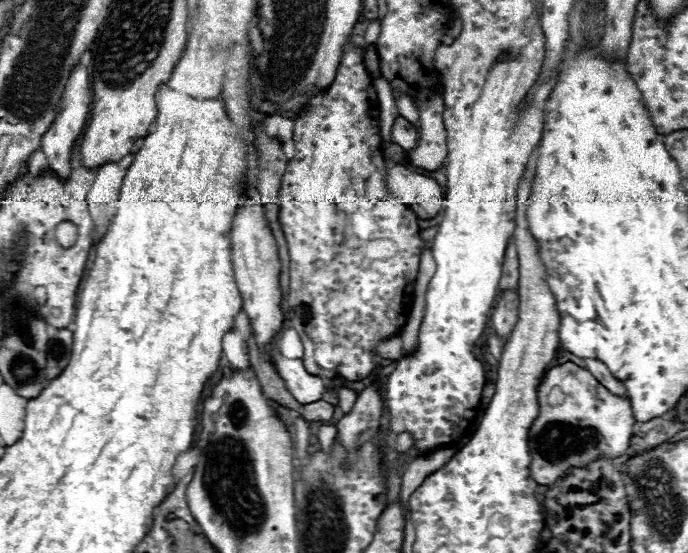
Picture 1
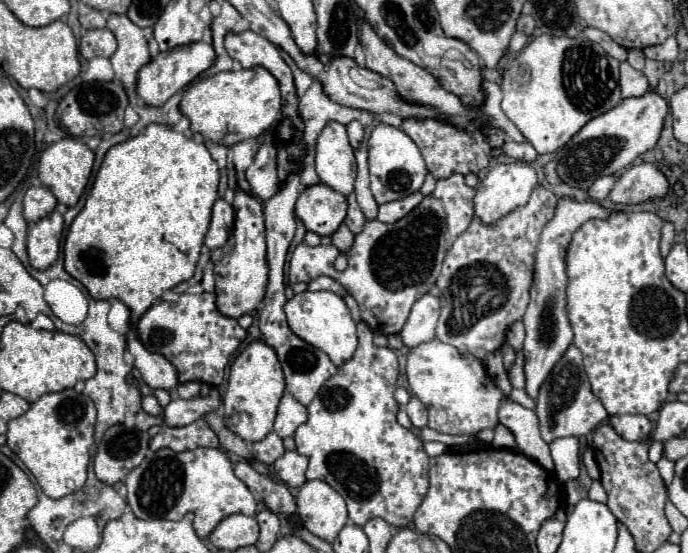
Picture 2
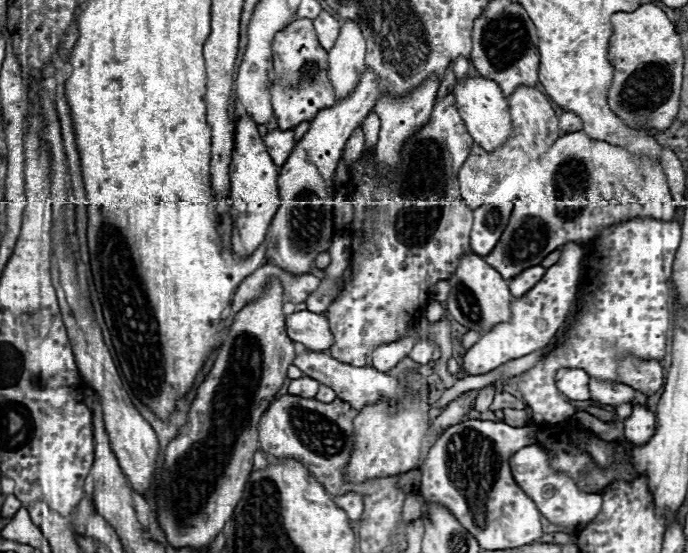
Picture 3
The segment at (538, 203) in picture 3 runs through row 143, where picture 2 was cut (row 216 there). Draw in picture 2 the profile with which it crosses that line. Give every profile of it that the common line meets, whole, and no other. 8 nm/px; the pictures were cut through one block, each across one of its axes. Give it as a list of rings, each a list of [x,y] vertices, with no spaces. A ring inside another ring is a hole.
[[[564,198],[558,202],[554,218],[542,230],[540,244],[536,250],[536,266],[534,266],[534,282],[530,288],[530,304],[528,304],[526,314],[524,314],[526,340],[524,340],[522,352],[526,356],[526,364],[524,364],[526,392],[532,398],[536,398],[538,388],[542,386],[542,382],[546,380],[546,376],[550,374],[554,364],[568,350],[568,346],[572,344],[572,338],[574,338],[568,316],[566,316],[566,284],[568,284],[568,278],[564,272],[566,250],[568,250],[570,238],[586,220],[606,218],[608,214],[610,214],[610,210],[602,208],[596,202],[576,202],[576,200]]]

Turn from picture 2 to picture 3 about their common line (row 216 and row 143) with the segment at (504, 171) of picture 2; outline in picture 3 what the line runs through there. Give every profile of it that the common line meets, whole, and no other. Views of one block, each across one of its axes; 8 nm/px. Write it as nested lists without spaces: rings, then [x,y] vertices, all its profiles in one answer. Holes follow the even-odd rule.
[[[466,76],[456,82],[452,94],[456,98],[456,106],[460,110],[460,116],[464,118],[466,128],[468,128],[470,136],[474,138],[474,142],[478,142],[484,150],[494,150],[502,142],[506,142],[506,138],[510,136],[510,130],[512,130],[510,108],[508,108],[504,94],[500,92],[500,88],[494,80],[488,80],[482,76]]]

